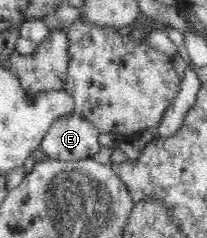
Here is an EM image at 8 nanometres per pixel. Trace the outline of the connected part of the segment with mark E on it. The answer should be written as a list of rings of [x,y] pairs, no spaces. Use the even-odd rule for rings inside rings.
[[[77,113],[62,116],[44,135],[39,148],[50,159],[90,159],[100,150],[97,128]]]

